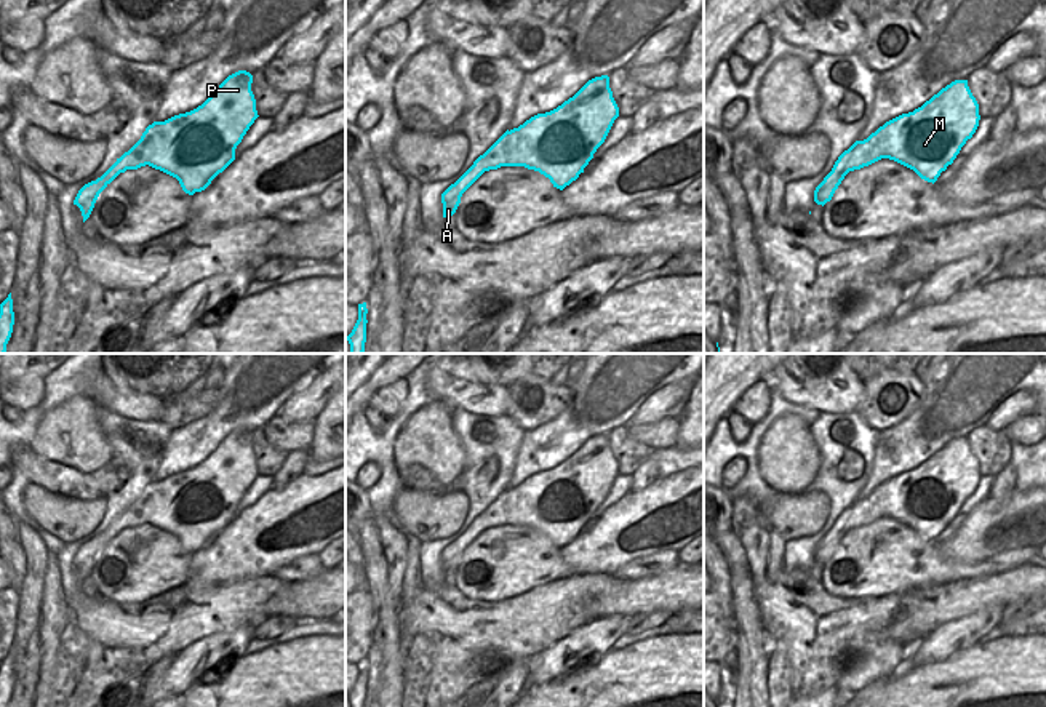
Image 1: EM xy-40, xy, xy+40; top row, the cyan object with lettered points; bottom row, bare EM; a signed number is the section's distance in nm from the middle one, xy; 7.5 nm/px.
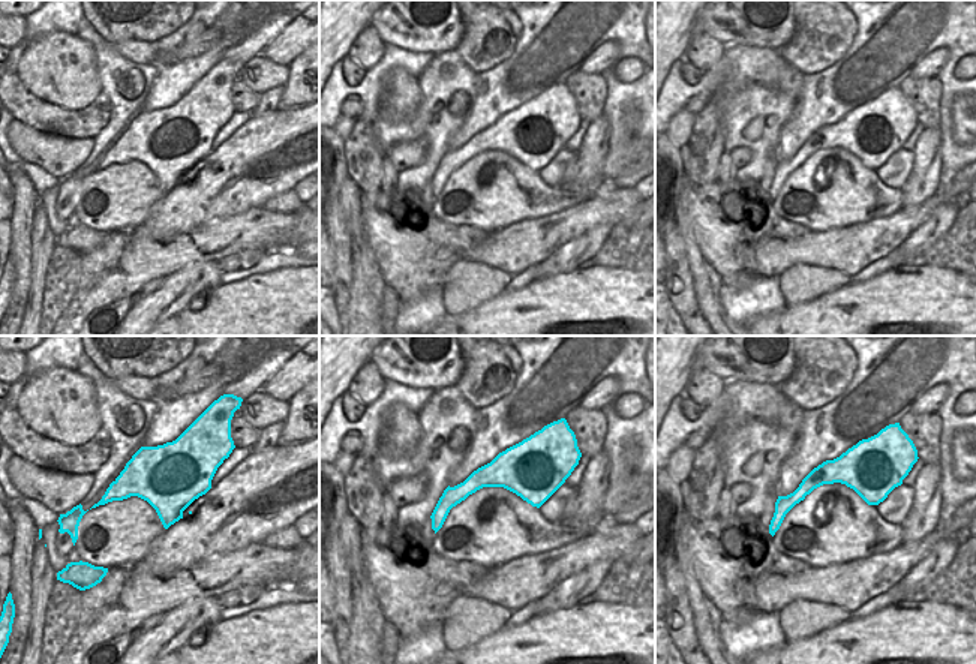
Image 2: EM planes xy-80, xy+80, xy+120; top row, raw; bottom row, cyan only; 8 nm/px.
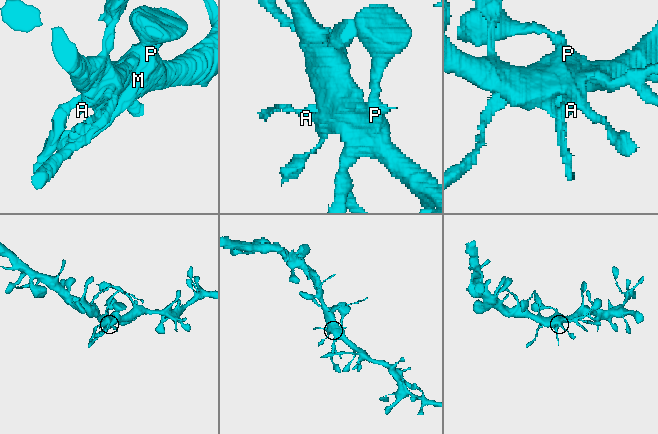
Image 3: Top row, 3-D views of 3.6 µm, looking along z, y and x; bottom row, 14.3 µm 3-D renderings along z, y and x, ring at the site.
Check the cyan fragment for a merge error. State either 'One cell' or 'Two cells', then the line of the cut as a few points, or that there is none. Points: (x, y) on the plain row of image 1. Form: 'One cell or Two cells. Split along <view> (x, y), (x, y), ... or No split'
Two cells. Split along xy+40 (840, 520), (845, 523), (840, 533), (842, 538)

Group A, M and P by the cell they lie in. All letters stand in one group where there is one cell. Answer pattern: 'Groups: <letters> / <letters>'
Groups: A / M P

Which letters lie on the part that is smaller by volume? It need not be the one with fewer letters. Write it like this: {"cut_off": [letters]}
{"cut_off": ["A"]}

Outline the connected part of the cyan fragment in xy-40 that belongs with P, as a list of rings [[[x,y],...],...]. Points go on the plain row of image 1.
[[[238,429],[229,433],[197,467],[165,480],[154,480],[134,504],[117,517],[114,521],[117,529],[120,526],[138,528],[149,523],[176,536],[189,553],[205,549],[235,518],[237,504],[259,475],[251,441],[253,433],[246,429]]]

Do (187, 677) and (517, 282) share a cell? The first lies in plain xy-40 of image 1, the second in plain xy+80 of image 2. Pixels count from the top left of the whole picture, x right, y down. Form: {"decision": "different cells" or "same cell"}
{"decision": "same cell"}

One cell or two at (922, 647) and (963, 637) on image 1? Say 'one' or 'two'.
one

